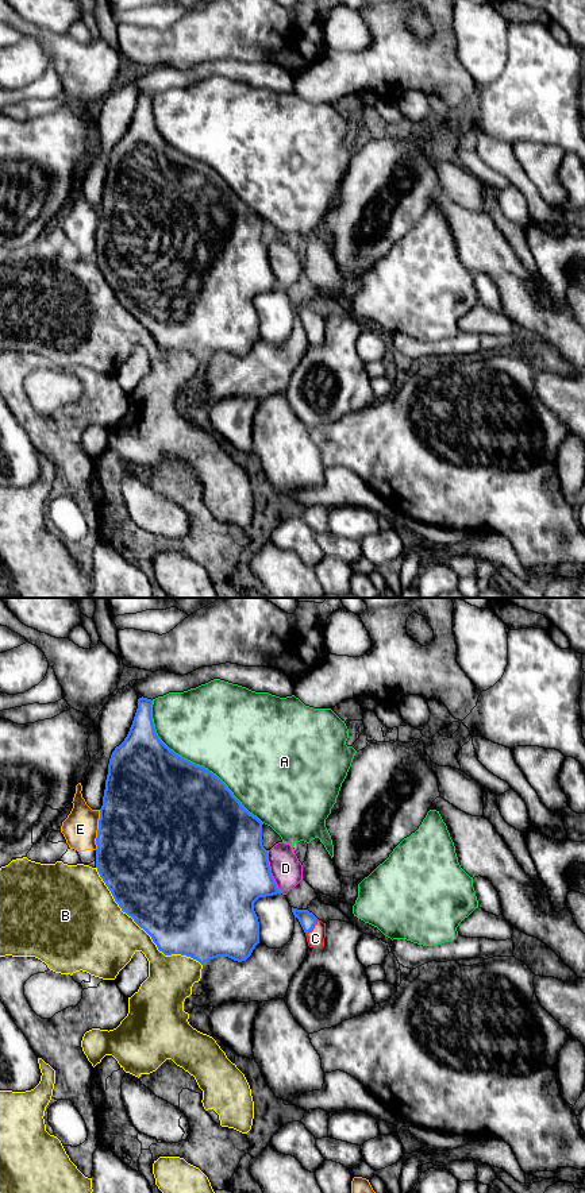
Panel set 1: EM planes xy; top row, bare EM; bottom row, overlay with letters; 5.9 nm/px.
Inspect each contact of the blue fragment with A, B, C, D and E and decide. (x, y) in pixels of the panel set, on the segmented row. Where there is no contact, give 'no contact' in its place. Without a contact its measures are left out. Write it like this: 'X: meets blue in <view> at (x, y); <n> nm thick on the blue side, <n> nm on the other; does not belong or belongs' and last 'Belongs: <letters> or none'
A: meets blue in xy at (192, 763); 500 nm thick on the blue side, 500 nm on the other; does not belong
B: meets blue in xy at (142, 927); 500 nm thick on the blue side, 400 nm on the other; does not belong
C: meets blue in xy at (312, 926); 100 nm thick on the blue side, 110 nm on the other; belongs
D: meets blue in xy at (269, 872); 500 nm thick on the blue side, 190 nm on the other; does not belong
E: meets blue in xy at (97, 830); 500 nm thick on the blue side, 200 nm on the other; does not belong
Belongs: C

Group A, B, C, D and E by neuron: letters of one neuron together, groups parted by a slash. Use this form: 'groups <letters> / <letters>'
groups A / B / C / D / E

